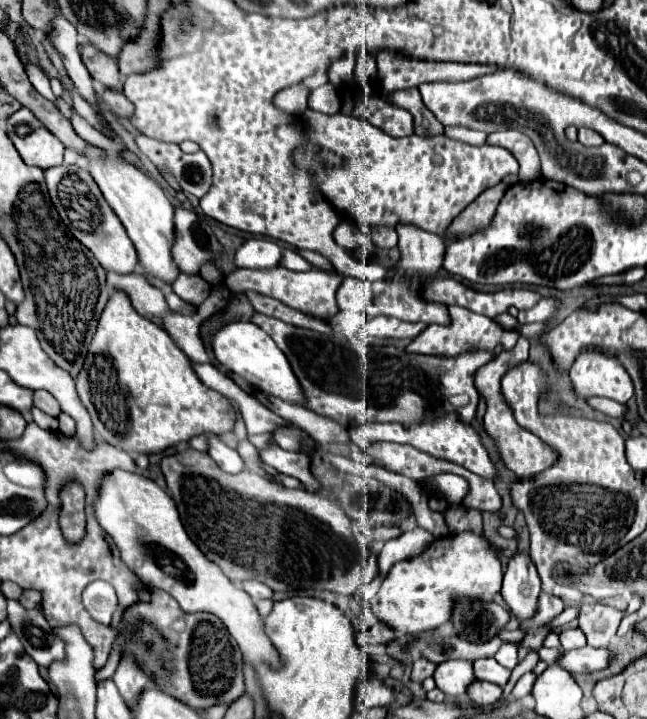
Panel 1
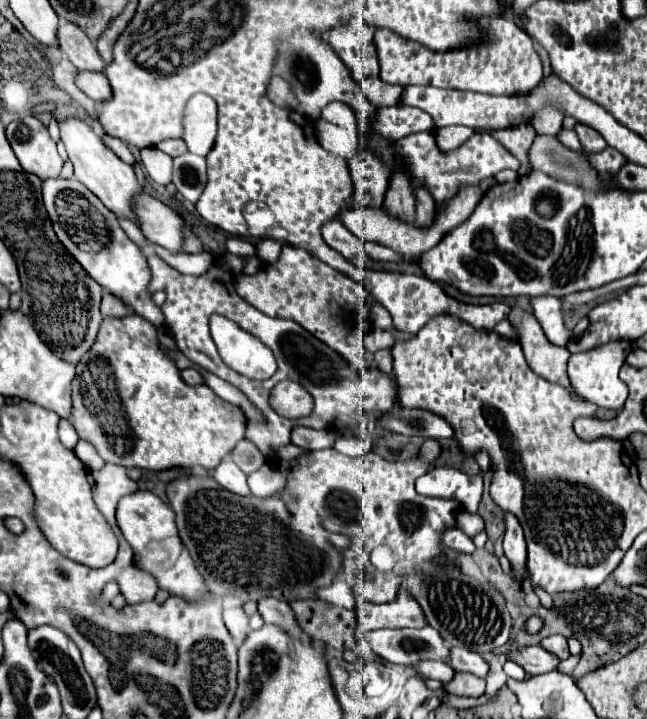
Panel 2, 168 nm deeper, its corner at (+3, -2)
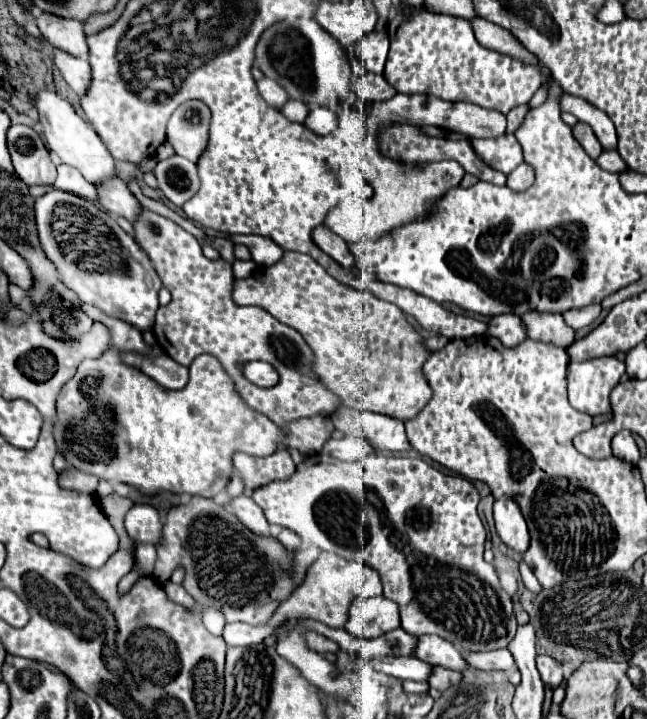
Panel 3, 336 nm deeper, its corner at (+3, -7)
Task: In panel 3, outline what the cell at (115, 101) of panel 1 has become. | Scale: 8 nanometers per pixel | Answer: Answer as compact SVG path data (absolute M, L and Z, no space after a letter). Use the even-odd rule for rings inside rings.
M54 49L54 65L78 95L86 93L86 87L90 83L90 65L86 59L78 59L66 51Z

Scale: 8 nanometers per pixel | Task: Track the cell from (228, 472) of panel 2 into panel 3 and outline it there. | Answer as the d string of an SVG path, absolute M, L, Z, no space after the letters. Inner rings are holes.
M246 495L236 497L230 503L234 515L240 519L240 523L244 527L248 527L250 531L254 531L254 535L262 535L262 537L270 537L270 525L266 521L266 517L262 515L262 509Z

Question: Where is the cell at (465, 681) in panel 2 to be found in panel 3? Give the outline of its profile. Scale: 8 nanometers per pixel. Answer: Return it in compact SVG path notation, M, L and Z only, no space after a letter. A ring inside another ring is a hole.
M434 667L434 675L430 675L428 679L428 685L432 689L438 689L438 691L444 691L452 685L458 685L462 679L462 675L458 671L450 671L446 667Z

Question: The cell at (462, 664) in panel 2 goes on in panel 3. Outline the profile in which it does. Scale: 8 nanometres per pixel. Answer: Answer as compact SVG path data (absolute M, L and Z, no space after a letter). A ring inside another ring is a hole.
M420 635L418 651L414 651L414 657L430 665L442 665L454 671L462 671L464 667L468 667L462 653L452 643L448 643L438 635Z

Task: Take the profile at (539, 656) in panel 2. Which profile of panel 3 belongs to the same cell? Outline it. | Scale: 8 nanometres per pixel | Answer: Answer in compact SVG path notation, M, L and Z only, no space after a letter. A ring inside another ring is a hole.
M494 649L488 653L464 653L464 659L470 667L476 669L504 669L504 671L514 671L514 657L510 655L508 649Z

